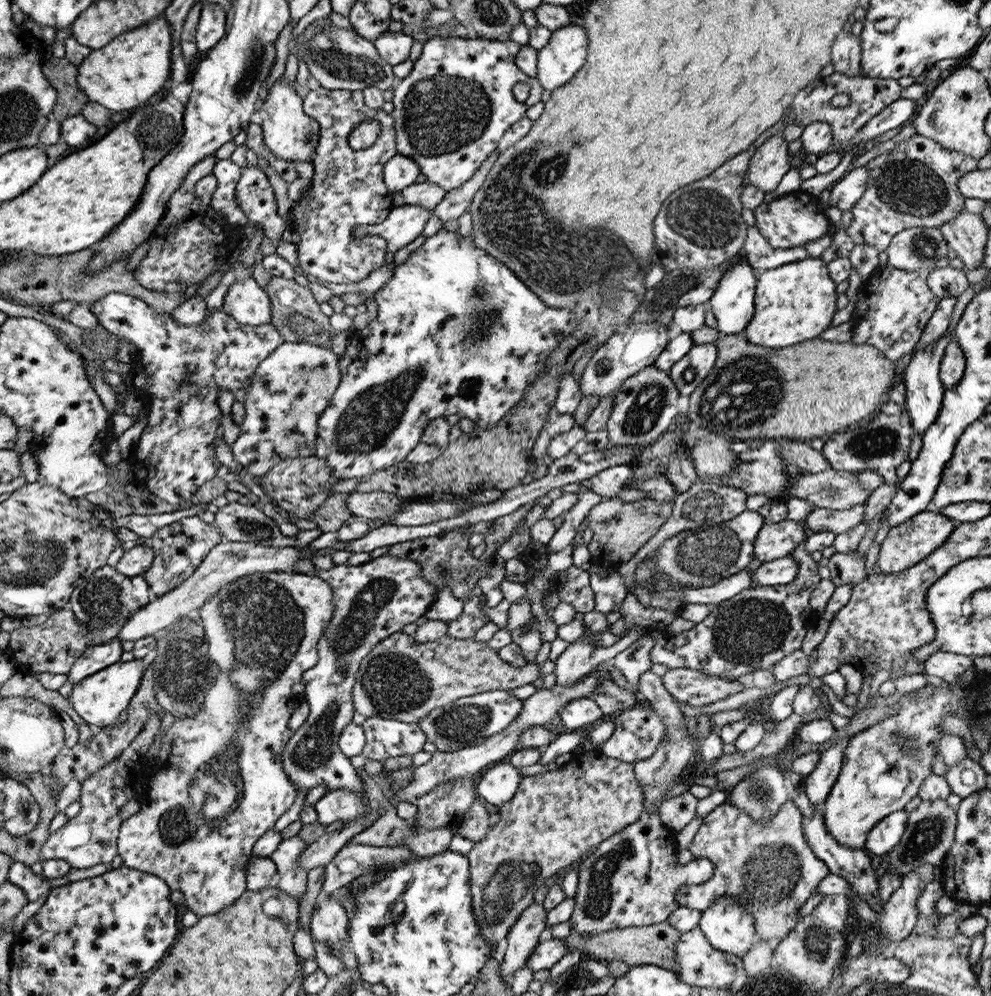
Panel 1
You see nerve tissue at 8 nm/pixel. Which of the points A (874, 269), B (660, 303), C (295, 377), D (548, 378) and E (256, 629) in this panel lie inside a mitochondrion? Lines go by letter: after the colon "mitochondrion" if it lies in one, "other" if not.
A: other
B: mitochondrion
C: other
D: other
E: mitochondrion

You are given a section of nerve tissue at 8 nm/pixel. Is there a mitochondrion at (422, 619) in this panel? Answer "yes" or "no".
no

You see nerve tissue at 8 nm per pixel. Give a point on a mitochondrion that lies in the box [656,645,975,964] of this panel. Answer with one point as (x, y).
(769, 876)

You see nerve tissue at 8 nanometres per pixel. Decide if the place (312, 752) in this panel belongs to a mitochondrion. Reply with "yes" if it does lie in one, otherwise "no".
yes

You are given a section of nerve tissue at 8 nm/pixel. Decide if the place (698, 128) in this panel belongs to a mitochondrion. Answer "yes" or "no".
no

